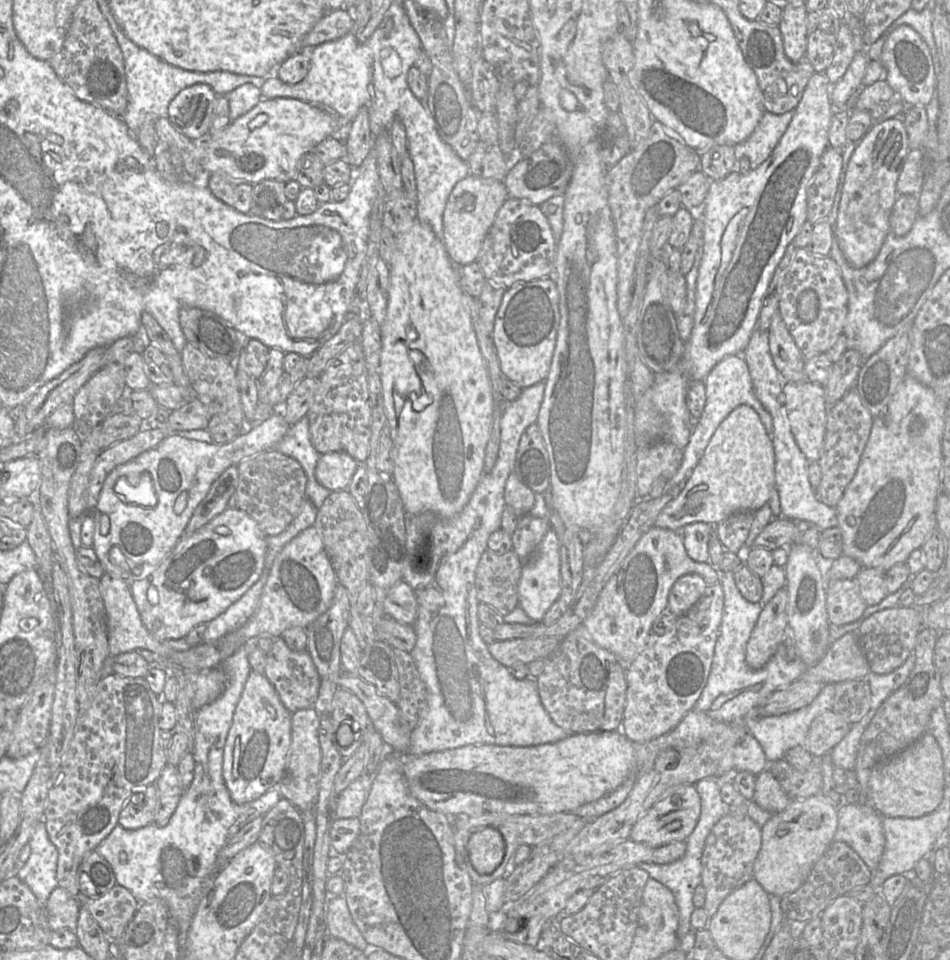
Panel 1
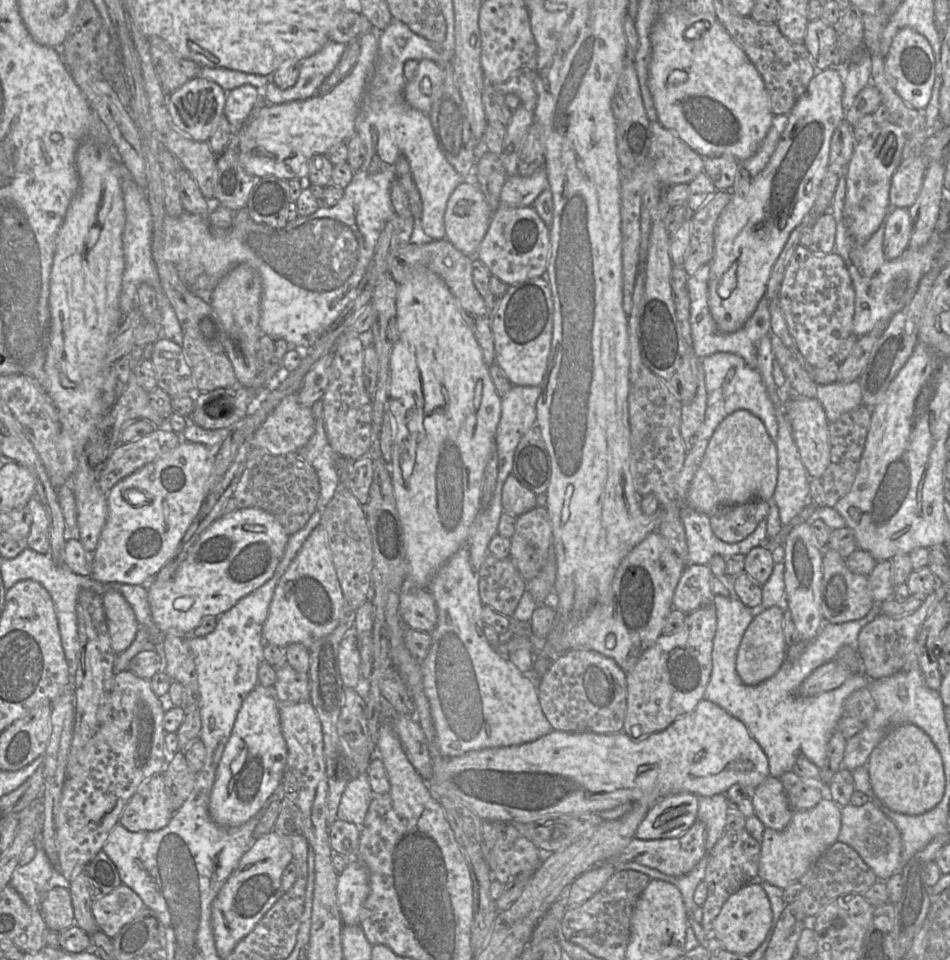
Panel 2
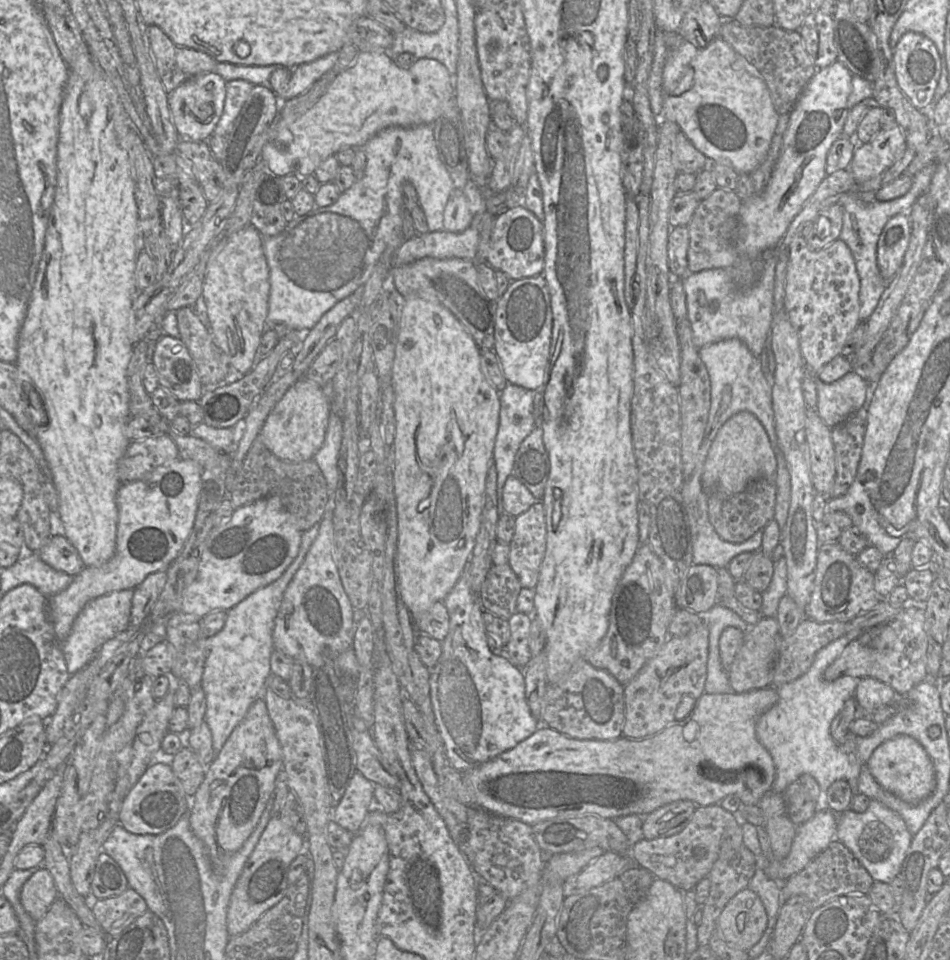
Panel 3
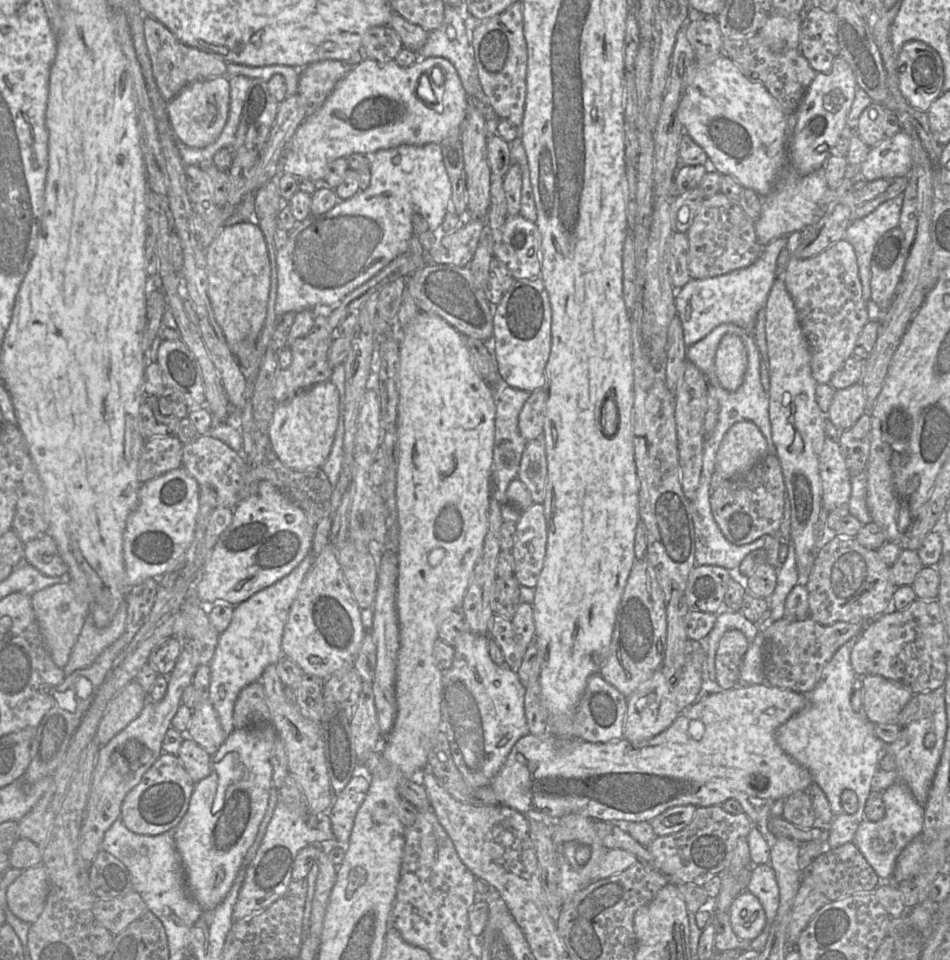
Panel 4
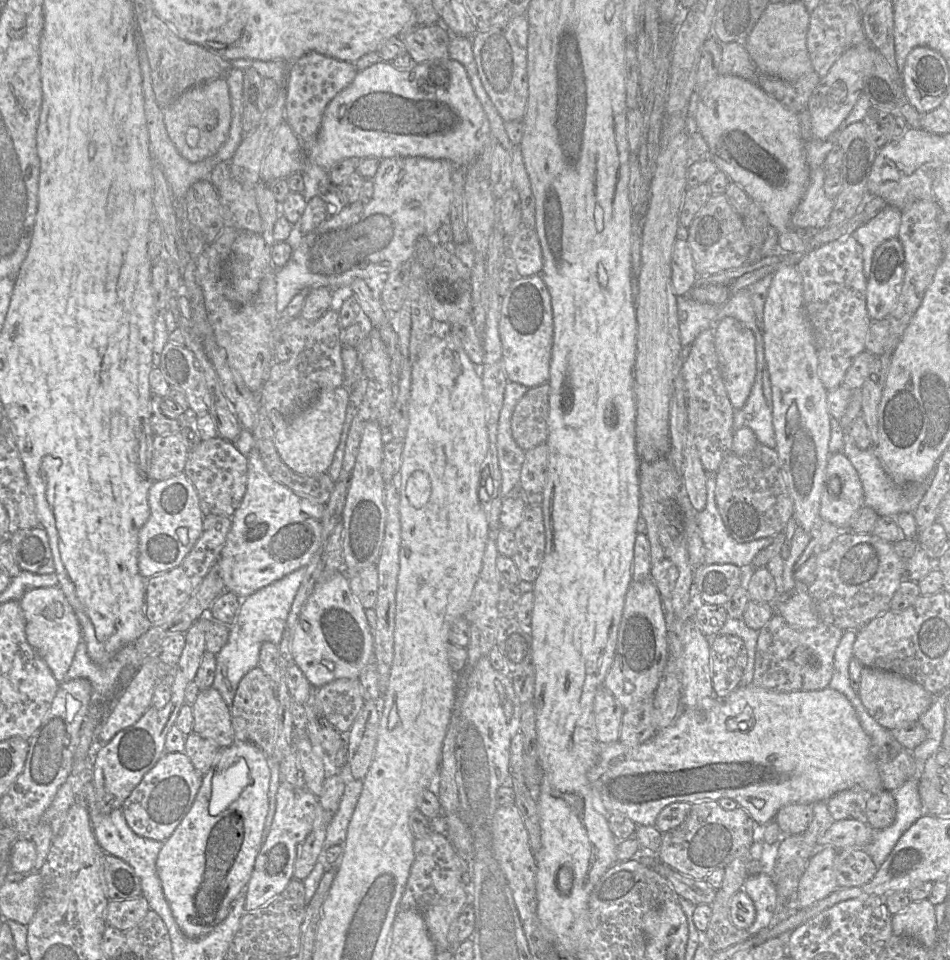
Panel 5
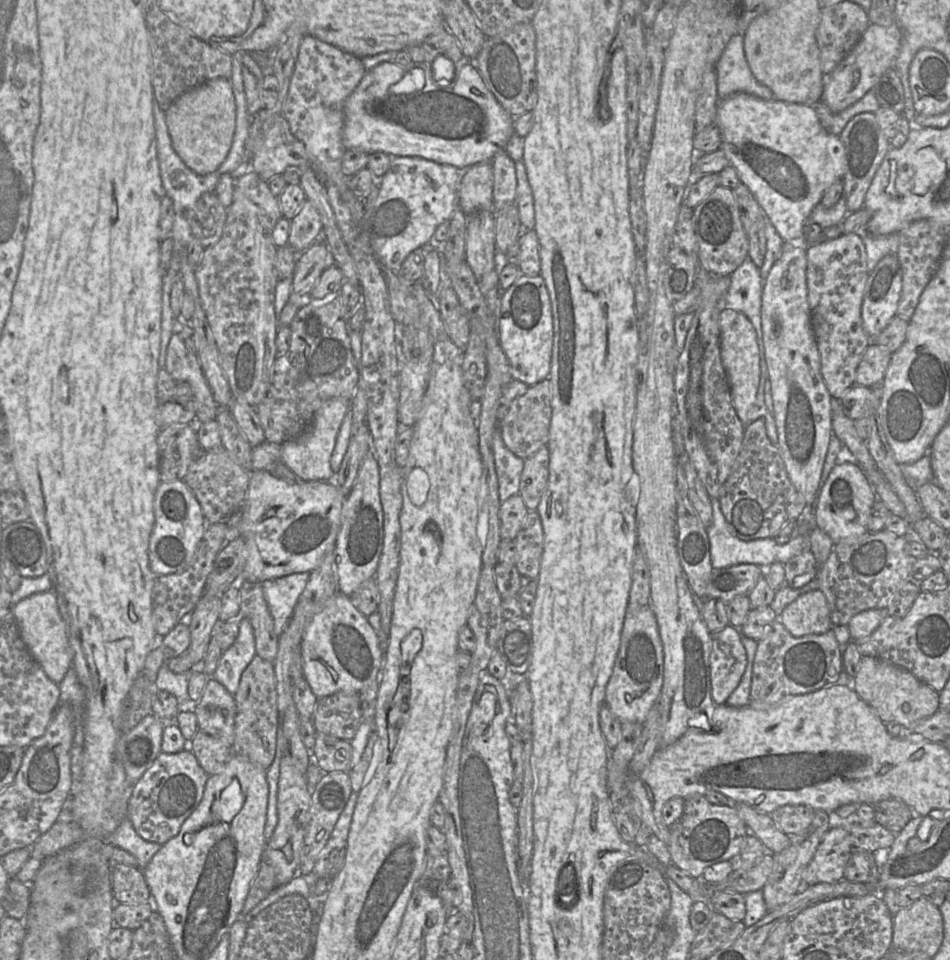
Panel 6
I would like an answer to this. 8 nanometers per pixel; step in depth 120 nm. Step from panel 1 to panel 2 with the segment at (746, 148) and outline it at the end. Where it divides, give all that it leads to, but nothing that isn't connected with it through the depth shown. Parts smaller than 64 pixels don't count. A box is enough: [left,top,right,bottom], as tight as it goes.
[738,115,787,178]

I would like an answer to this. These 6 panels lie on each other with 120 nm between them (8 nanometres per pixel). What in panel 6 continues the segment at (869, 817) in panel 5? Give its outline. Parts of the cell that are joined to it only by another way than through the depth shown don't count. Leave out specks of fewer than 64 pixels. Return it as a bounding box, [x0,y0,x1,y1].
[869,798,914,834]

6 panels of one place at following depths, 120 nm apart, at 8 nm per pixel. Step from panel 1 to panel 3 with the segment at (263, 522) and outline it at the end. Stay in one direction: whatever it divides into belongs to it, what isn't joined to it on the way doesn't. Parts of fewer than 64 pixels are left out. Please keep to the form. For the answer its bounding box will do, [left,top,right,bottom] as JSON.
[229,431,329,532]

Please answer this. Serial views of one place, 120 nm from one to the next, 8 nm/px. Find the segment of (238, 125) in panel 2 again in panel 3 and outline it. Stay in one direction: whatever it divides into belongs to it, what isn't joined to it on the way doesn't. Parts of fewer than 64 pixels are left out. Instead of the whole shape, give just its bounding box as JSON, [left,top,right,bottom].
[213,79,253,136]

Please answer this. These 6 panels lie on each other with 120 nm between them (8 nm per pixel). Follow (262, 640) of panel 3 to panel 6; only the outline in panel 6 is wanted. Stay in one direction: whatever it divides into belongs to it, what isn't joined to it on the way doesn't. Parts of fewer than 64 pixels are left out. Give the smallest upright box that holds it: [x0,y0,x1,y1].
[212,572,309,696]

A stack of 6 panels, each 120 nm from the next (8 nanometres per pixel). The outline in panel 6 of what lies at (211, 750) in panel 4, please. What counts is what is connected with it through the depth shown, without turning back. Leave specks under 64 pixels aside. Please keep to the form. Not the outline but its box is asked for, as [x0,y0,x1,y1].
[193,677,236,748]

